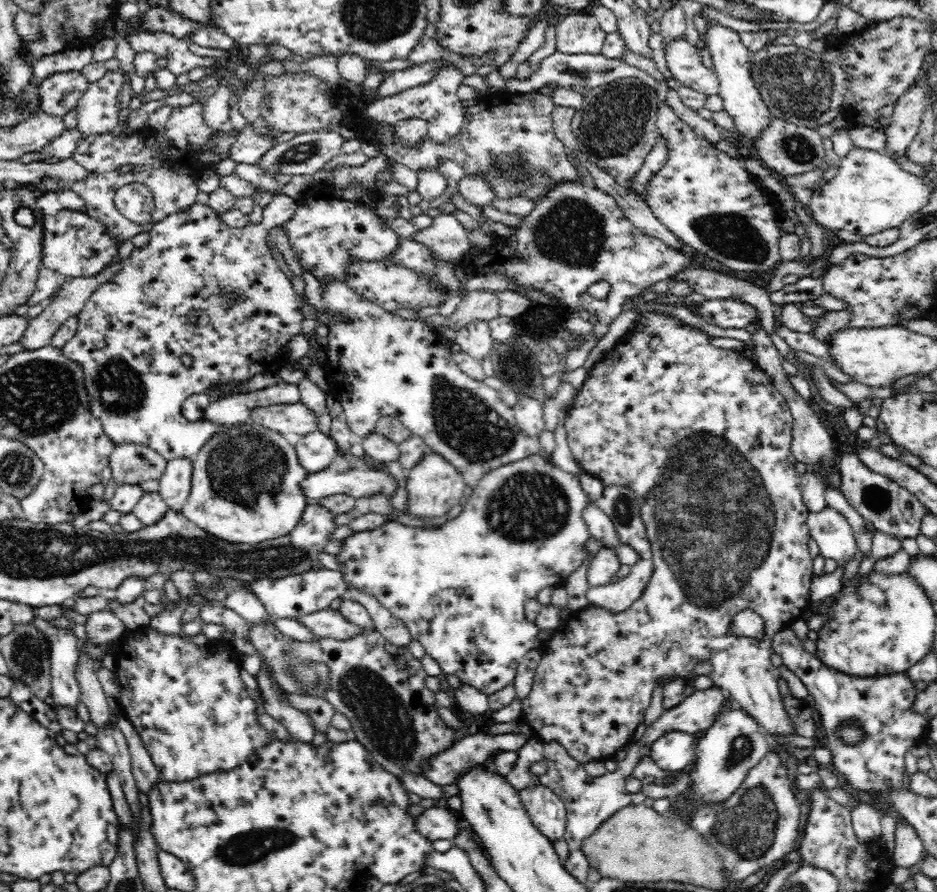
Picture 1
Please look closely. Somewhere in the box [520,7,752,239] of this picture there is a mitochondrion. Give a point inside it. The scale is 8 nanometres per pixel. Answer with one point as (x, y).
(613, 123)

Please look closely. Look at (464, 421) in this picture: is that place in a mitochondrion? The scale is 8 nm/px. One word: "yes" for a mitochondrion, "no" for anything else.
yes

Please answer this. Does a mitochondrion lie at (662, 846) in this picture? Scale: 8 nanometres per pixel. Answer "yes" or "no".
no

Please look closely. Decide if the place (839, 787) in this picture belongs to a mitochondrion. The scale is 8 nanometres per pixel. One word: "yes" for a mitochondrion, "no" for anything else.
no

